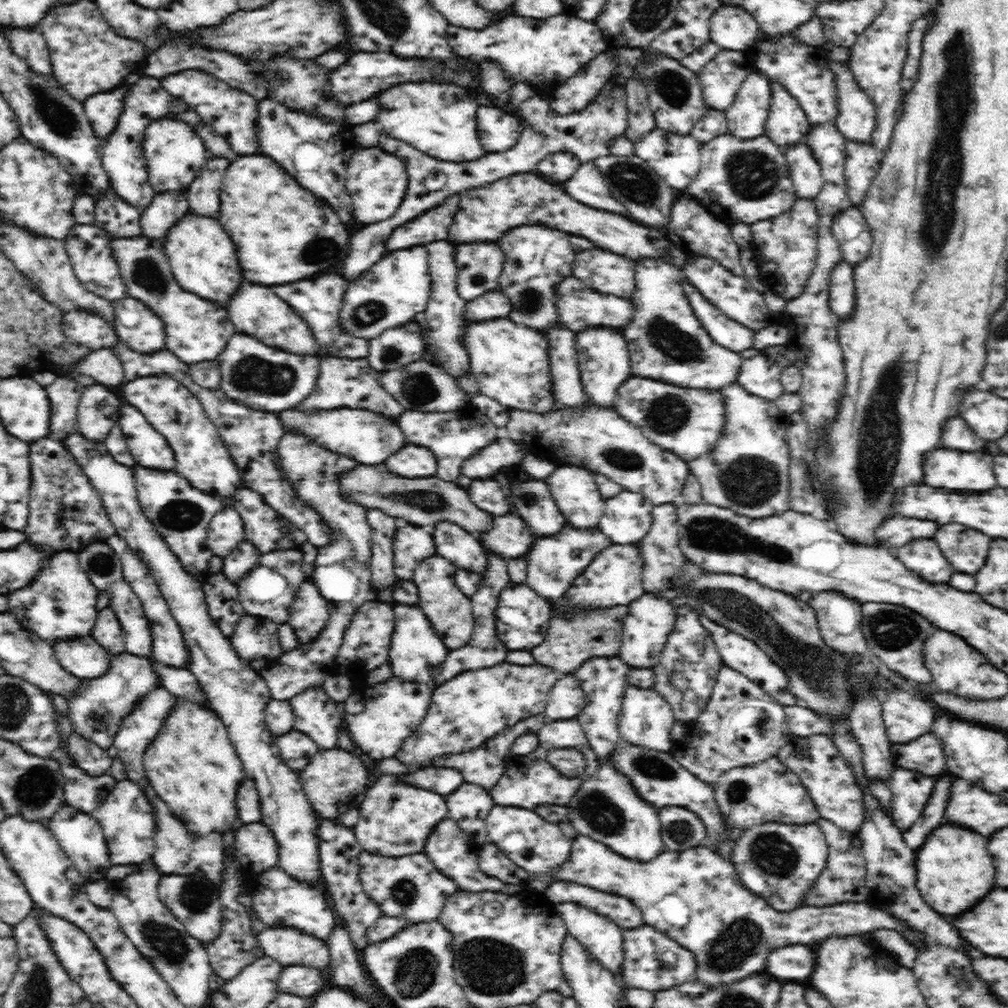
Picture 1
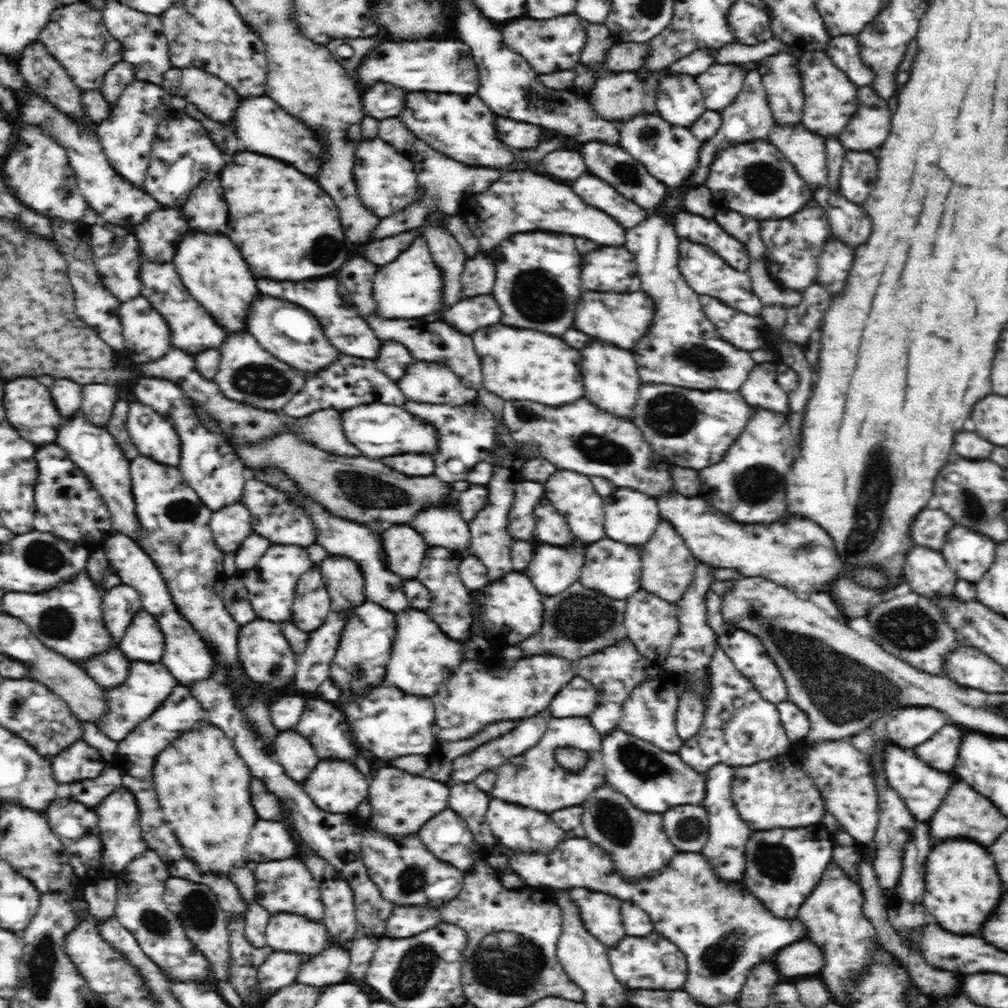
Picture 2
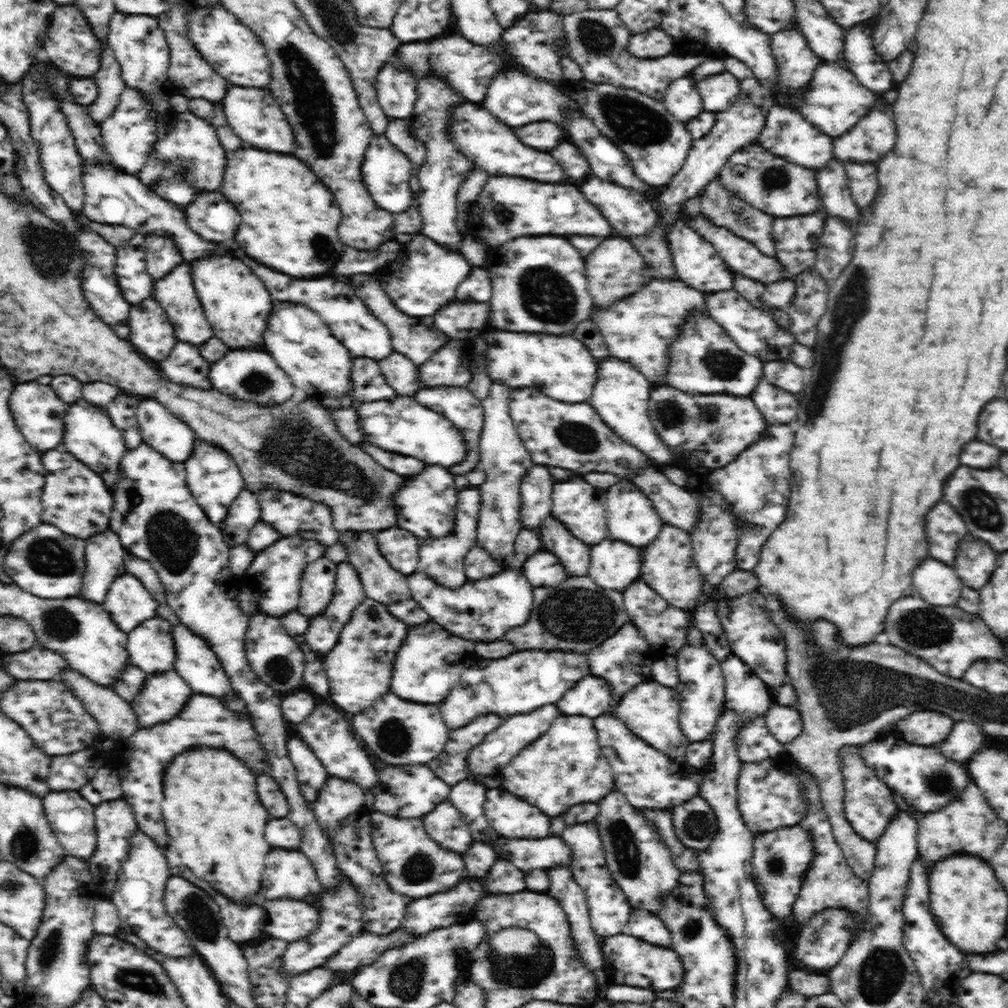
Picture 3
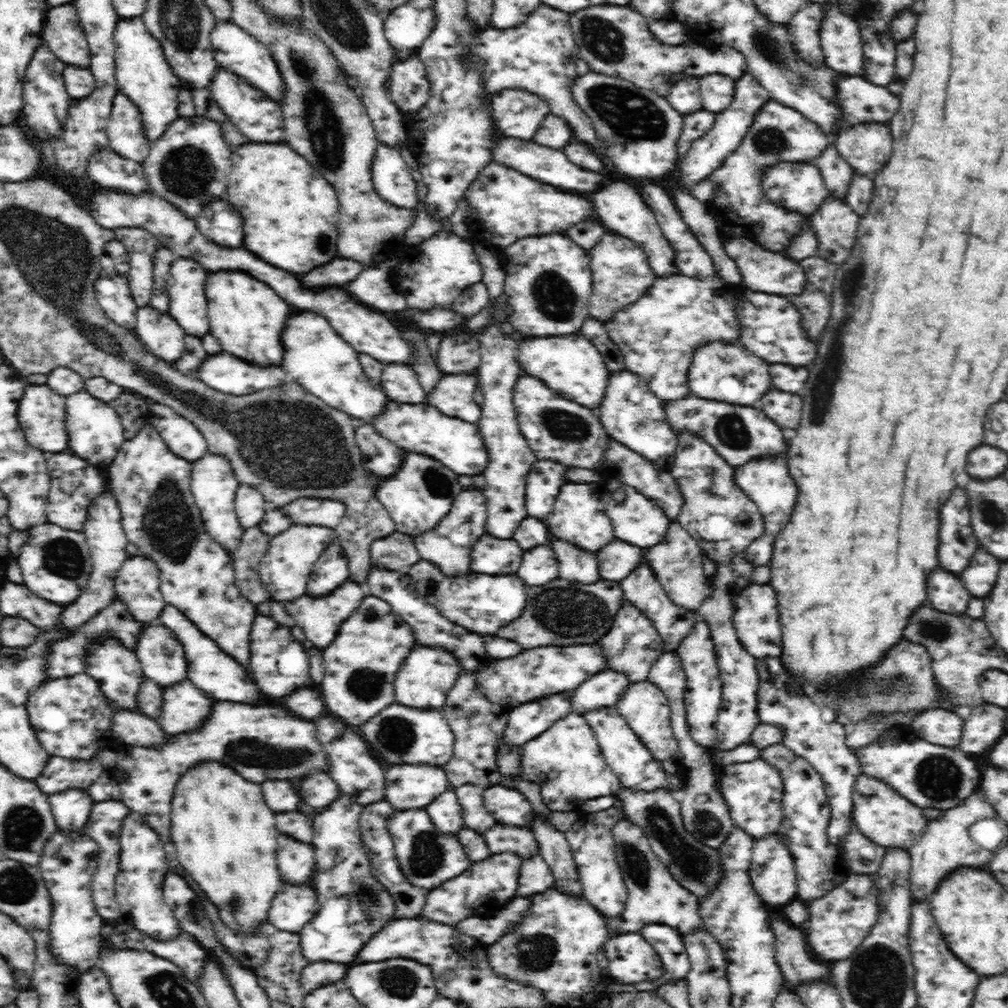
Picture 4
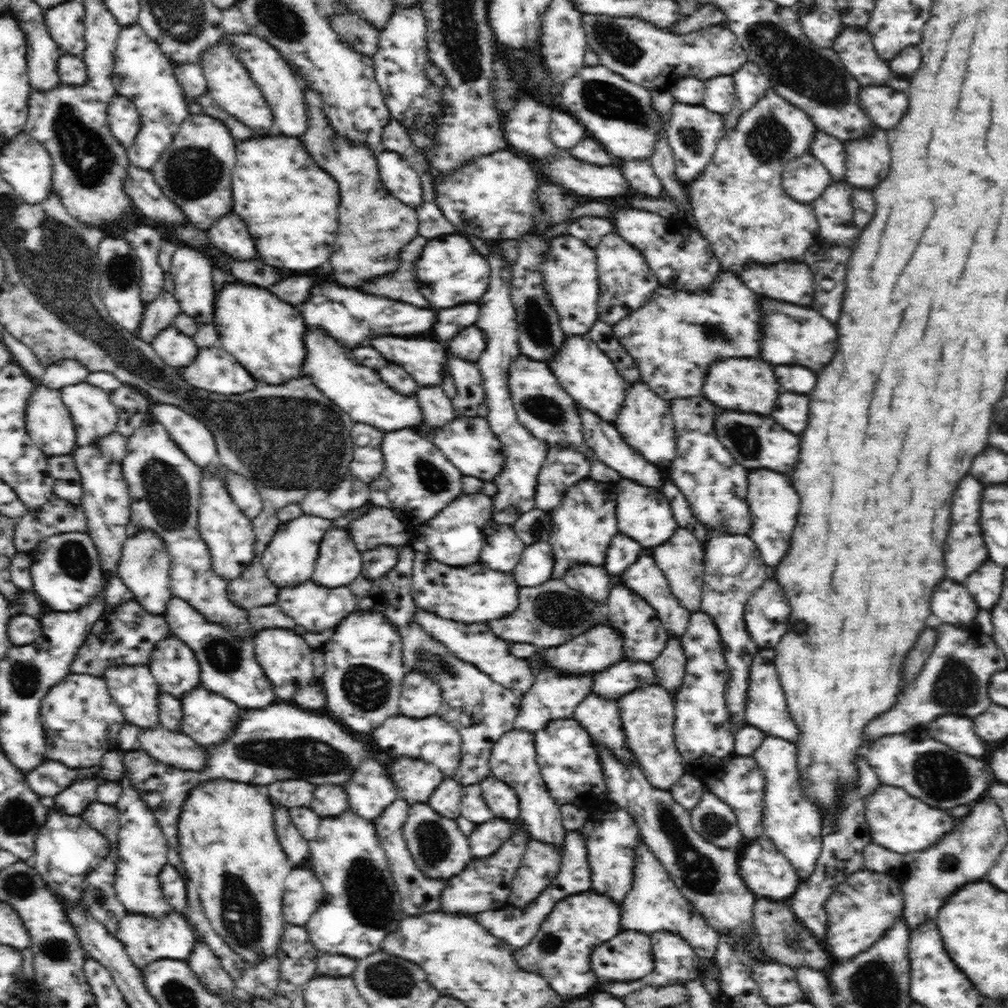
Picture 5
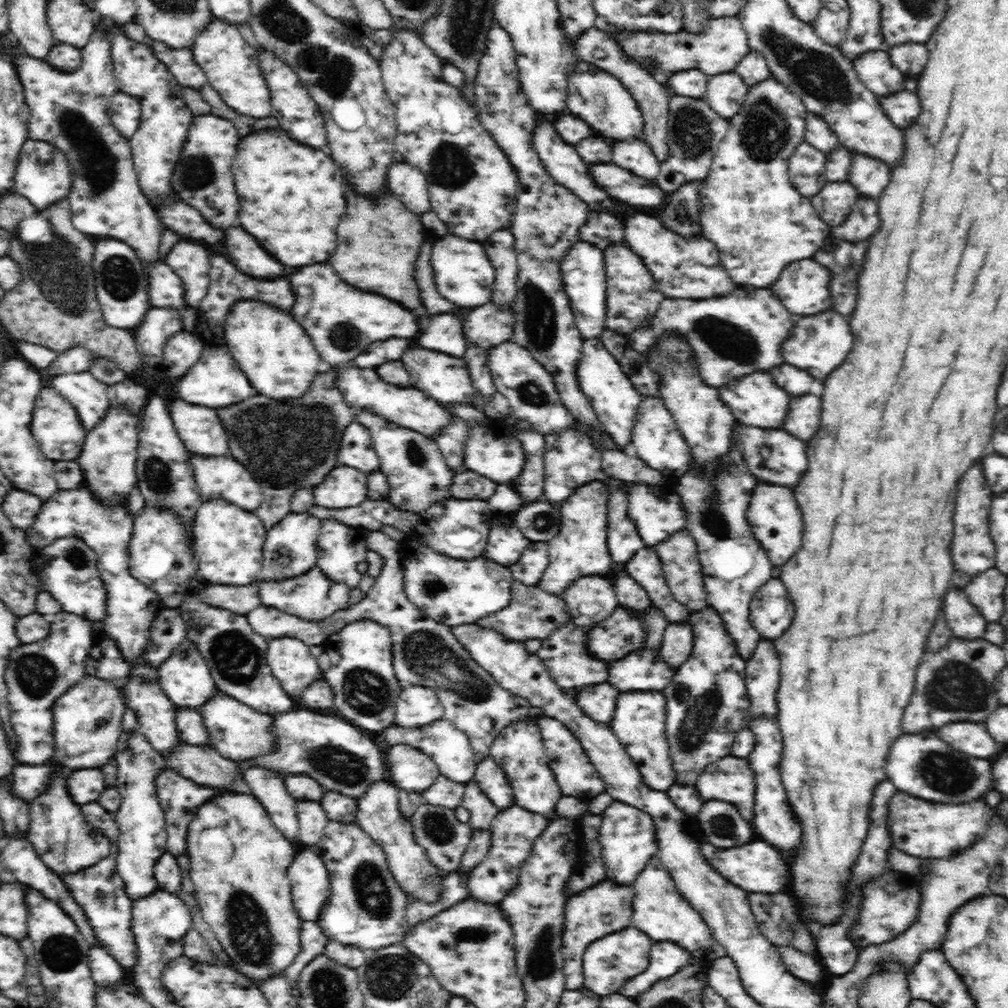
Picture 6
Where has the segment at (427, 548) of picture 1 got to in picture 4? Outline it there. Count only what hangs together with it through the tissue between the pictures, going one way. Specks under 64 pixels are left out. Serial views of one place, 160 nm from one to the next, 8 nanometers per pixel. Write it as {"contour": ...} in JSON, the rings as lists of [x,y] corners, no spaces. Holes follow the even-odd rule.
{"contour":[[[398,531],[374,541],[370,552],[375,568],[405,571],[421,560],[414,537]]]}

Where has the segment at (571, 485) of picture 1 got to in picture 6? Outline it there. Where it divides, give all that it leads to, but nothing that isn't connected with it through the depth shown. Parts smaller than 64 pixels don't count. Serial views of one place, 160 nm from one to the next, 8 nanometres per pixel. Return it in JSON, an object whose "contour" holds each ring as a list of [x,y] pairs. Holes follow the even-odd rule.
{"contour":[[[601,477],[576,488],[559,505],[560,528],[558,534],[547,542],[549,565],[537,584],[542,590],[560,596],[578,578],[596,574],[605,576],[612,570],[614,562],[607,545],[609,494],[609,486]]]}

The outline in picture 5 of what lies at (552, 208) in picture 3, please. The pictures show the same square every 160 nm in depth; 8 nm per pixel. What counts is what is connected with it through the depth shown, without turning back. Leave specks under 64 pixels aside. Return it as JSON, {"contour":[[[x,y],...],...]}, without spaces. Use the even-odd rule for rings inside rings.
{"contour":[[[511,148],[476,158],[472,164],[460,167],[453,175],[435,184],[436,202],[444,216],[456,228],[471,237],[489,241],[518,240],[532,229],[534,186],[538,175],[527,160]]]}

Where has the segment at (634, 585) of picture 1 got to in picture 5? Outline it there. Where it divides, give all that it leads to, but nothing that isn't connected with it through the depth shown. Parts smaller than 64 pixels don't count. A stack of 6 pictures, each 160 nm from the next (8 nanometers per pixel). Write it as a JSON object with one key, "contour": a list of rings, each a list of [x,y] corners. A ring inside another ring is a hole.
{"contour":[[[617,534],[606,550],[606,562],[603,567],[614,580],[618,580],[622,572],[638,560],[640,554],[642,554],[642,546],[636,540],[624,534]]]}

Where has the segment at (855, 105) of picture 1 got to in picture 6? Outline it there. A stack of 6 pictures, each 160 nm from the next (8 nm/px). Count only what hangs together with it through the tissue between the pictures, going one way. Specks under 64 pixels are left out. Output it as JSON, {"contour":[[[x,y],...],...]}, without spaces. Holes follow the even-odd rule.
{"contour":[[[852,153],[848,180],[859,194],[868,198],[878,198],[890,182],[890,168],[876,158],[861,153]]]}

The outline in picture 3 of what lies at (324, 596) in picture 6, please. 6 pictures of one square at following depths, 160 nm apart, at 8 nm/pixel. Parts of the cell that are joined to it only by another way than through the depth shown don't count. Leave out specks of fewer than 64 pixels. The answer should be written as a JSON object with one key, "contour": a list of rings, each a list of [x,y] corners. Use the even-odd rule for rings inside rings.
{"contour":[[[348,561],[336,563],[335,590],[332,601],[322,616],[314,616],[310,619],[310,626],[305,633],[305,644],[310,647],[311,652],[316,655],[320,654],[320,659],[324,660],[325,656],[337,646],[341,631],[353,617],[356,608],[362,605],[365,599],[360,577],[353,565]]]}

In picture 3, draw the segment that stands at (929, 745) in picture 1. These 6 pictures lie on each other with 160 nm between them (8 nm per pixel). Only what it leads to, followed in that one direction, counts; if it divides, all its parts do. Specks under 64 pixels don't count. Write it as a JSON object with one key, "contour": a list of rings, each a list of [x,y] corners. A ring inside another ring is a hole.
{"contour":[[[956,722],[950,738],[938,745],[938,750],[947,758],[956,762],[966,763],[968,758],[986,744],[986,734],[980,726],[972,722]]]}

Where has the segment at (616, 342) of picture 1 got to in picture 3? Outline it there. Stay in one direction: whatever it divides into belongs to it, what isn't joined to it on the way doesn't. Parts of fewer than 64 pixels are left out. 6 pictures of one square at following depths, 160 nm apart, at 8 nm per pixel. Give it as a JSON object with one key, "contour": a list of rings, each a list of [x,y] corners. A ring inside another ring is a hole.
{"contour":[[[610,355],[597,359],[597,381],[594,382],[593,394],[588,403],[620,438],[647,454],[656,464],[668,464],[676,456],[662,442],[650,422],[648,405],[651,388],[651,382],[638,369],[629,362]]]}

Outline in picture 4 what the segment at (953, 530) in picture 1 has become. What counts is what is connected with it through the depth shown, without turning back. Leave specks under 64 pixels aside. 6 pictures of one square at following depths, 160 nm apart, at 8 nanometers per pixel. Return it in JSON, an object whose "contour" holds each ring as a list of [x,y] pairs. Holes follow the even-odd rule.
{"contour":[[[979,546],[960,578],[971,596],[983,599],[994,588],[1001,568],[1000,560]]]}

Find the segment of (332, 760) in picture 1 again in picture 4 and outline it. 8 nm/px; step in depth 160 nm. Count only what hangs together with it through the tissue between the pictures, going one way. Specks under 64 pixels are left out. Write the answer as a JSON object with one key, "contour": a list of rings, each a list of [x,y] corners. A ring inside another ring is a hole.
{"contour":[[[338,794],[338,798],[332,801],[332,804],[326,806],[325,810],[321,813],[315,813],[313,819],[313,838],[310,844],[313,847],[313,851],[316,852],[316,880],[314,880],[313,888],[317,895],[317,902],[319,906],[324,904],[326,900],[330,898],[342,898],[342,902],[346,902],[346,918],[342,918],[342,926],[334,926],[330,924],[330,928],[324,928],[324,930],[318,930],[318,934],[304,934],[302,943],[302,955],[310,961],[315,962],[337,962],[347,963],[352,965],[357,958],[357,954],[360,952],[362,946],[366,944],[373,937],[374,933],[378,930],[382,930],[389,921],[393,920],[394,909],[396,903],[390,894],[386,891],[386,888],[377,881],[377,878],[372,875],[372,869],[370,869],[369,858],[366,857],[368,851],[366,850],[365,843],[361,839],[361,829],[358,826],[358,822],[361,818],[362,805],[359,805],[356,801],[351,800],[346,794]]]}

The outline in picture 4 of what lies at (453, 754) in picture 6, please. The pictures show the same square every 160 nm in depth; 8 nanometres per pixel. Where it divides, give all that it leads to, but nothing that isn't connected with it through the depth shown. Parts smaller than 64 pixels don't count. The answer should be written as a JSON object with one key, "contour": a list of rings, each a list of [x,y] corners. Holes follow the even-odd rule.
{"contour":[[[394,702],[359,726],[360,732],[362,732],[363,739],[368,744],[368,747],[374,748],[374,750],[370,751],[375,756],[382,756],[390,764],[433,765],[440,767],[448,762],[453,754],[455,742],[454,733],[445,715],[440,710],[412,709],[411,706],[404,706],[400,702]]]}

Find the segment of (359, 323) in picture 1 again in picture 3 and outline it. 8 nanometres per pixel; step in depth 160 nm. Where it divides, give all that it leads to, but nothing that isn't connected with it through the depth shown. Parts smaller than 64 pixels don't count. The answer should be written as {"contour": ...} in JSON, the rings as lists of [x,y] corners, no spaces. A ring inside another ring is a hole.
{"contour":[[[418,232],[412,235],[410,240],[402,242],[402,248],[398,252],[398,260],[394,266],[378,272],[377,278],[386,290],[388,298],[408,316],[432,316],[436,310],[440,310],[444,304],[454,300],[454,292],[458,284],[470,274],[470,266],[460,250],[444,248],[441,243],[432,242],[433,239]],[[388,272],[398,280],[384,280]],[[408,274],[408,276],[406,276]]]}

